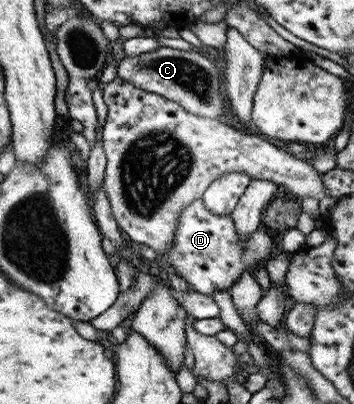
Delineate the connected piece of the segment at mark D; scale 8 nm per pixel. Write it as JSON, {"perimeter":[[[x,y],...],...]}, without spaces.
{"perimeter":[[[198,198],[194,199],[192,203],[188,203],[188,205],[186,205],[186,207],[184,207],[184,209],[180,211],[180,217],[178,217],[178,223],[176,223],[176,231],[174,231],[174,239],[172,239],[172,245],[170,245],[170,249],[168,249],[166,253],[164,253],[164,257],[160,257],[162,258],[162,260],[164,260],[164,263],[158,263],[158,265],[170,264],[170,268],[174,268],[174,270],[176,270],[176,274],[180,274],[180,276],[182,276],[182,278],[186,280],[186,284],[189,285],[189,289],[191,291],[196,291],[201,295],[208,295],[209,297],[211,297],[215,294],[216,291],[224,291],[230,288],[230,286],[234,285],[234,282],[236,282],[236,278],[240,276],[240,273],[242,273],[242,271],[250,270],[253,272],[254,269],[264,266],[266,261],[270,259],[270,257],[268,257],[268,253],[270,253],[270,249],[272,249],[272,247],[272,239],[268,235],[268,233],[266,233],[263,226],[254,229],[254,231],[250,233],[250,237],[248,237],[246,241],[242,241],[242,239],[238,237],[238,233],[236,233],[236,229],[234,229],[234,223],[232,223],[232,217],[230,217],[228,213],[226,213],[226,215],[212,215],[212,213],[210,213],[210,211],[208,211],[208,209],[204,207],[204,203],[202,203],[202,200]]]}

